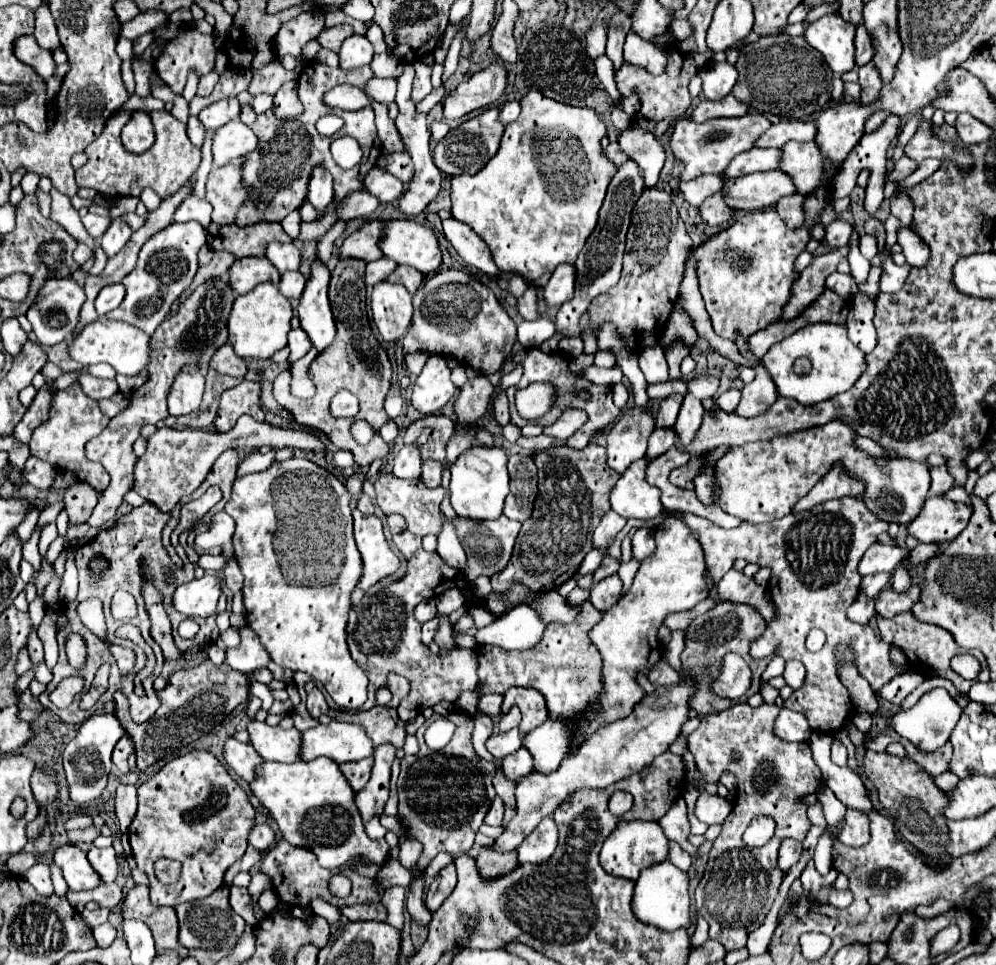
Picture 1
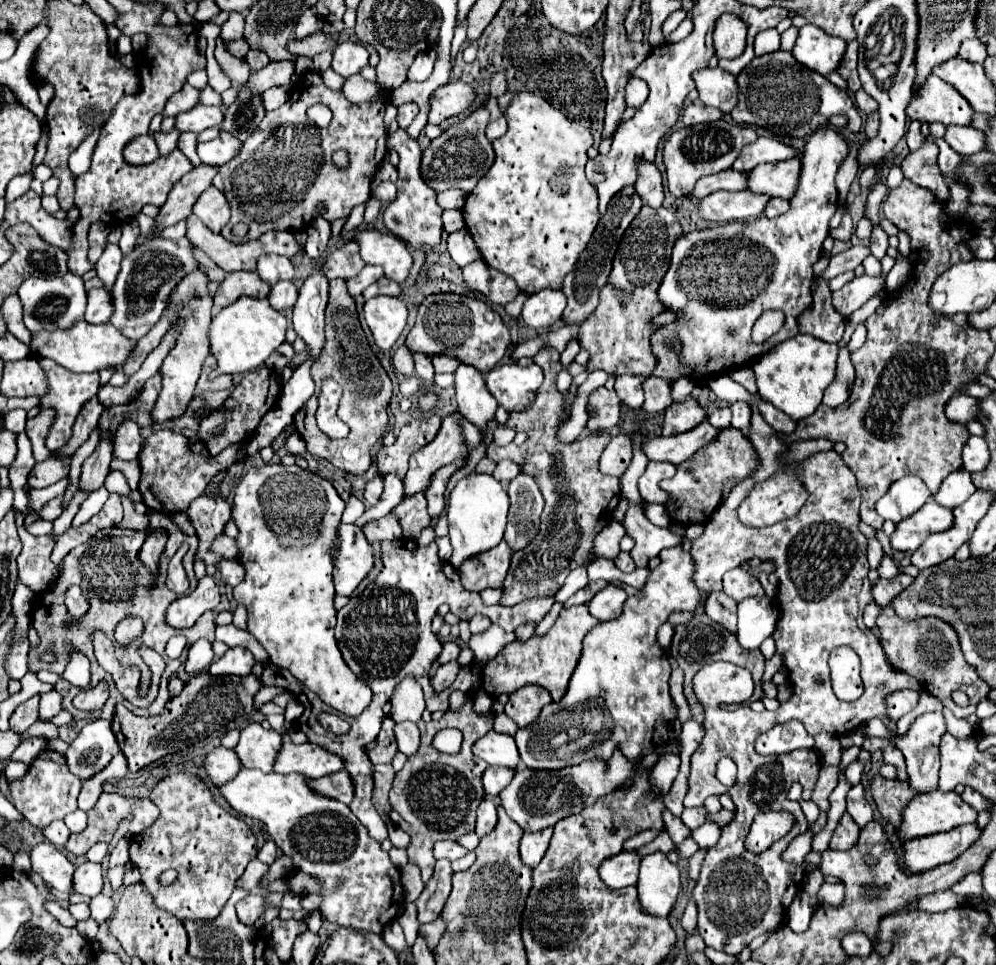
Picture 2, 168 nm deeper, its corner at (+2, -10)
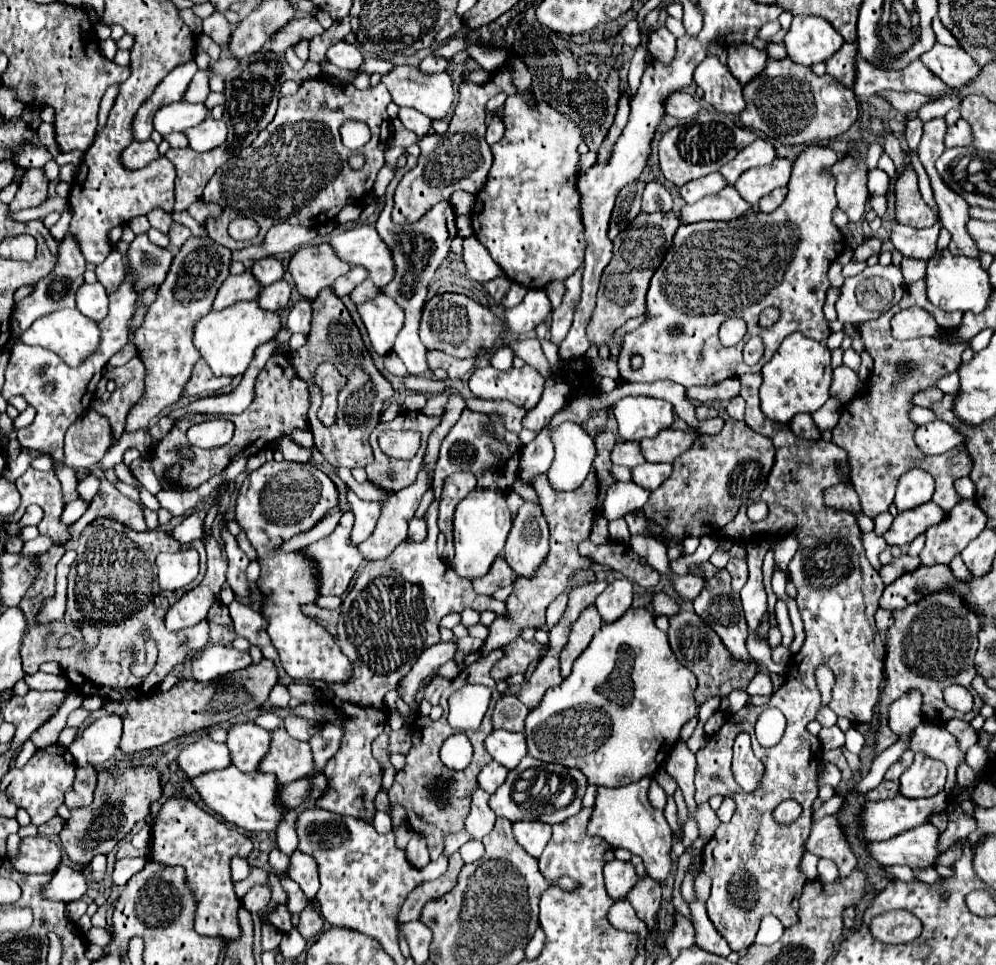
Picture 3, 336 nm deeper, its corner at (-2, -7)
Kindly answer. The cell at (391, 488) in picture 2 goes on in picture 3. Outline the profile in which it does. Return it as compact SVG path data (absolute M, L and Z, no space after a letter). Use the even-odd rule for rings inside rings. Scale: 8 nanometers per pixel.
M347 491L347 501L349 501L351 513L355 509L355 525L351 531L351 541L355 545L359 545L361 541L365 541L373 533L375 523L381 515L381 501L361 501L351 491Z

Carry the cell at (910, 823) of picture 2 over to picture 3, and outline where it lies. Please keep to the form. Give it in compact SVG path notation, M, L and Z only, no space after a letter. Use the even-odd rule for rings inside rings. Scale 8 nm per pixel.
M943 791L937 793L935 797L929 797L929 799L905 799L903 795L899 795L895 799L885 799L885 801L877 801L877 803L867 801L865 813L863 813L863 821L865 821L863 837L869 841L891 839L893 835L899 835L901 831L909 831L913 827L921 827L925 823L931 823L931 817L941 815L949 803L951 803L951 797L945 795Z

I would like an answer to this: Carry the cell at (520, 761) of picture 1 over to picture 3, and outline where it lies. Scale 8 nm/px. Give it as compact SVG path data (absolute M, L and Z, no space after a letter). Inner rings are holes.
M491 761L489 765L485 765L485 767L481 769L479 777L477 777L479 787L481 787L483 791L487 791L487 793L497 791L497 787L499 787L501 783L505 783L505 779L507 779L507 769L501 767L497 761Z

